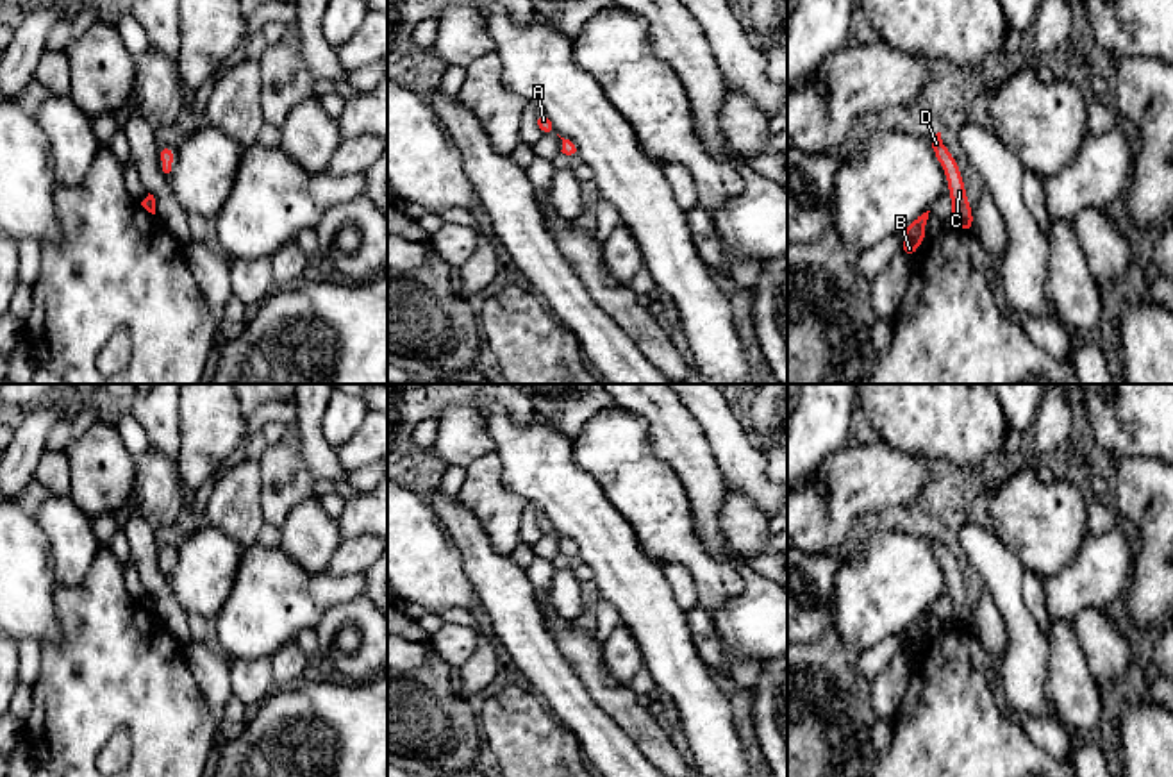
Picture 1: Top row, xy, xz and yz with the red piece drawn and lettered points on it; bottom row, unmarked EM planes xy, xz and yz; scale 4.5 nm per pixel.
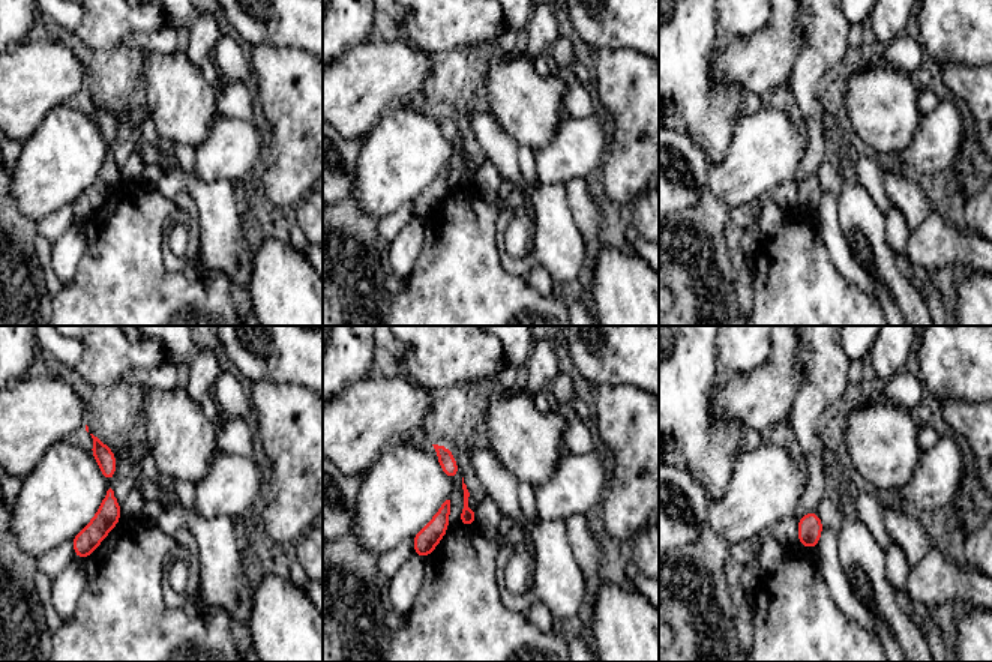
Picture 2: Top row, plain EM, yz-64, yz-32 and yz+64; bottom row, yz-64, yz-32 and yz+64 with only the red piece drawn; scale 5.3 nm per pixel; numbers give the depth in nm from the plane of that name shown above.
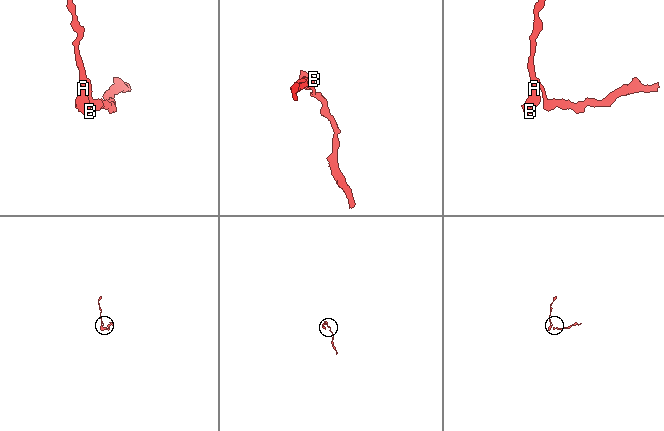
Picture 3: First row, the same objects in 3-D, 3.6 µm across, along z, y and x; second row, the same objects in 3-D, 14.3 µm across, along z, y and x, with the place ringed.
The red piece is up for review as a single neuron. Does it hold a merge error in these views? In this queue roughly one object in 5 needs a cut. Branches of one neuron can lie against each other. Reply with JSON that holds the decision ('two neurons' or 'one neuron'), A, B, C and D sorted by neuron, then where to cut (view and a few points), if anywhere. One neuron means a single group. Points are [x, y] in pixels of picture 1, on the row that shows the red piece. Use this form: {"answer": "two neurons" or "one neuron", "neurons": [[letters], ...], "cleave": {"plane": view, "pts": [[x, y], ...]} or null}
{"answer": "one neuron", "neurons": [["A", "B", "C", "D"]], "cleave": null}

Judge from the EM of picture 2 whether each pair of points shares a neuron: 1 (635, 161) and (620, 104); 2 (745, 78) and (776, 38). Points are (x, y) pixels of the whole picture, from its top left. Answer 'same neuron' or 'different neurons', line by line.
1: same neuron
2: same neuron

